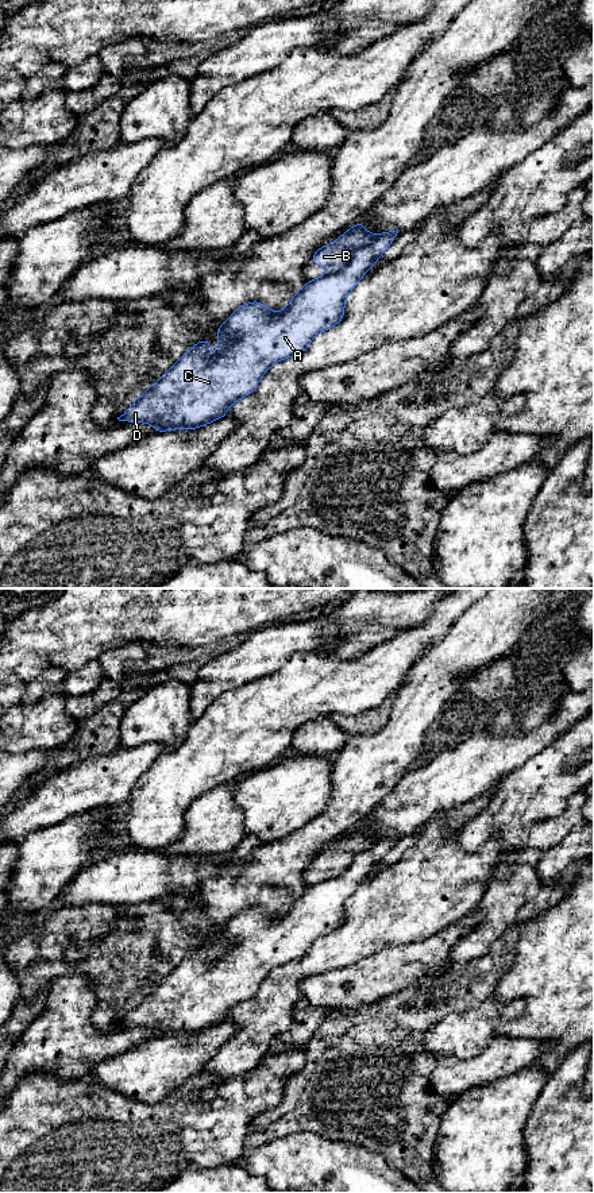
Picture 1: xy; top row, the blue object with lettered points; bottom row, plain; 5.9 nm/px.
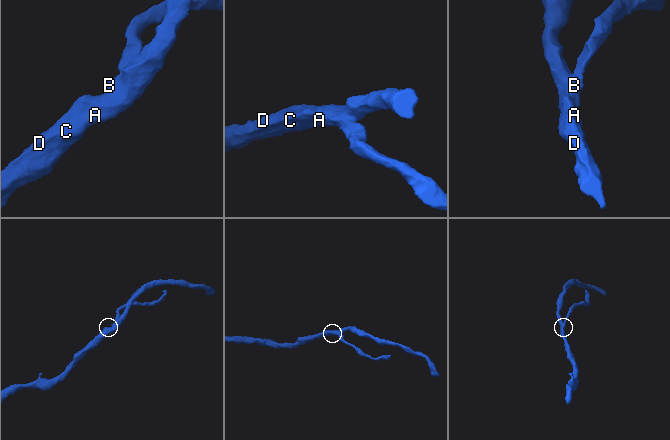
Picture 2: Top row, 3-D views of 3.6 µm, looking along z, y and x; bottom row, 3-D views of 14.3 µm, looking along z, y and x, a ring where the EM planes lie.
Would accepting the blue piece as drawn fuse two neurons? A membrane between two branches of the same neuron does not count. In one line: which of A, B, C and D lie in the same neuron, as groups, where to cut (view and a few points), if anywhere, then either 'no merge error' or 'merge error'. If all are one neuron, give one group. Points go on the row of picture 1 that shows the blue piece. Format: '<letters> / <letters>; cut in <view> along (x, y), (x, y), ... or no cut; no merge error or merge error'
A C D / B; cut in xy along (375, 235), (367, 243), (358, 247), (342, 267), (328, 273); merge error

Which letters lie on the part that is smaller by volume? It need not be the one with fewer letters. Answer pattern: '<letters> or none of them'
B

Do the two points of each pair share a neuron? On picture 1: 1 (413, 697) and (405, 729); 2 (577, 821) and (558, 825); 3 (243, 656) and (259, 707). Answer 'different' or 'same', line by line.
1: same
2: same
3: different

